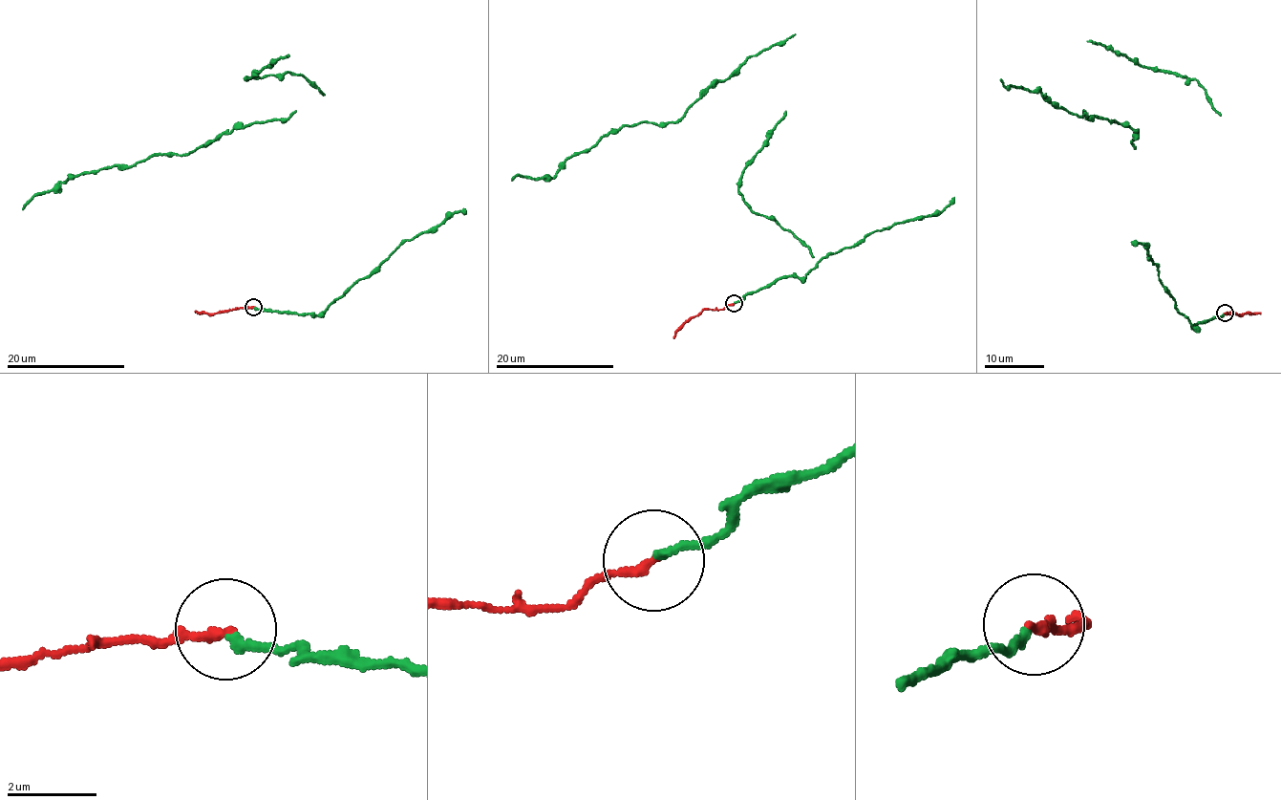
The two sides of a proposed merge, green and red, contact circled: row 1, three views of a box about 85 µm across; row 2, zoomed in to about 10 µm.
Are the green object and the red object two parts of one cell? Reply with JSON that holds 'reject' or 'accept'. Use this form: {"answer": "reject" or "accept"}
{"answer": "reject"}

